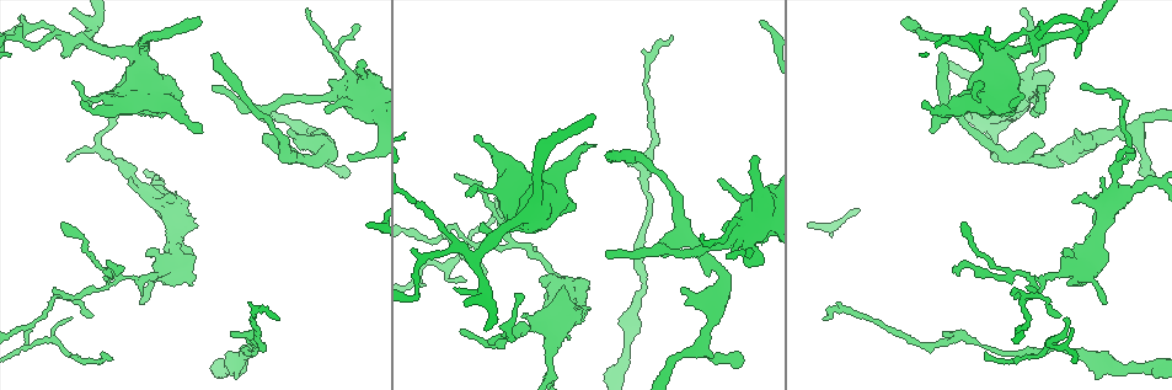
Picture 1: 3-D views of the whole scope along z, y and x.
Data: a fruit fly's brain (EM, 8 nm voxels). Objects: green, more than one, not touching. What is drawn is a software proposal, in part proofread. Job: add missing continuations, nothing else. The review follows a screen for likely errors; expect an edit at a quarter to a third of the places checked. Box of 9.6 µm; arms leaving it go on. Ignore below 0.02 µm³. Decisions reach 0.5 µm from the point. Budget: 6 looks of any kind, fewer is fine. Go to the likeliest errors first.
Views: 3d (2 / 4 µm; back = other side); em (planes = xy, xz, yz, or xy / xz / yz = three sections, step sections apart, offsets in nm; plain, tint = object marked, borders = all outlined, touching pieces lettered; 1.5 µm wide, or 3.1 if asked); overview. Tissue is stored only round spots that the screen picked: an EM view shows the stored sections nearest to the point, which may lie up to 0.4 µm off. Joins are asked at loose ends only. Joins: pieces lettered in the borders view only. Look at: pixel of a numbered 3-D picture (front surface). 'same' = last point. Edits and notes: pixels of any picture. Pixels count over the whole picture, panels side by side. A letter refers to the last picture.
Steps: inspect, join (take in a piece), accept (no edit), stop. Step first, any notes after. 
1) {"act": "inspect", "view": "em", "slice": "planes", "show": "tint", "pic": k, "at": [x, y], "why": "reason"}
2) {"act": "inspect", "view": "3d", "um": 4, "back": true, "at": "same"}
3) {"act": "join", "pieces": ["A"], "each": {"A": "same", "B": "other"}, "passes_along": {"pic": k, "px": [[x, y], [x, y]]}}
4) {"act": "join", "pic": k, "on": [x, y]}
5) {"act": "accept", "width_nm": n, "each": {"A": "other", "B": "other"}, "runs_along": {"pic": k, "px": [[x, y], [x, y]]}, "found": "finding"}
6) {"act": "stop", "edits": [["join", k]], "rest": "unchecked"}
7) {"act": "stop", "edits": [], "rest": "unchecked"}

{"act": "inspect", "view": "em", "slice": "yz", "step": 8, "show": "tint", "pic": 1, "at": [906, 20], "why": "long arm stops here"}

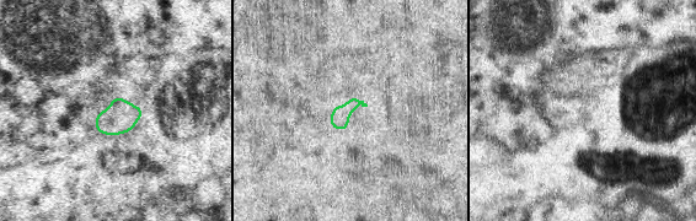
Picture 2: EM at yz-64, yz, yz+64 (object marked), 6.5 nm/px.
{"act": "inspect", "view": "em", "slice": "planes", "show": "borders", "at": "same", "why": "another direction"}

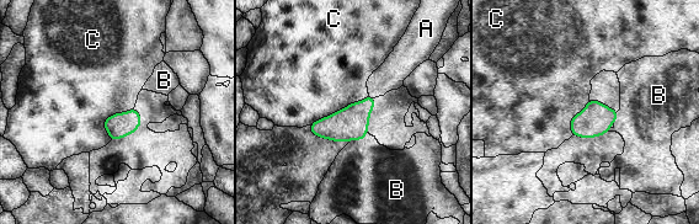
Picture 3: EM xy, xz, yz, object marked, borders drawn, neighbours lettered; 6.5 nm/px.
{"act": "join", "pieces": ["A"], "each": {"A": "same", "B": "other", "C": "other"}, "passes_along": {"pic": 3, "px": [[350, 123], [372, 96], [390, 75]]}, "found": "it goes on there"}

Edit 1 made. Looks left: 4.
{"act": "inspect", "view": "em", "slice": "xz", "step": 4, "show": "tint", "pic": 1, "at": [131, 180], "why": "free end"}

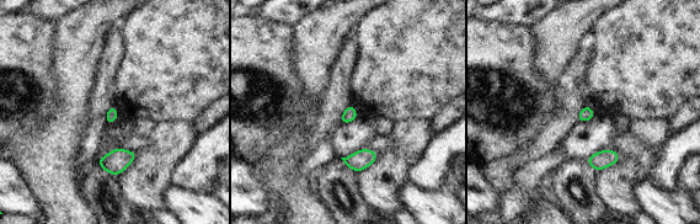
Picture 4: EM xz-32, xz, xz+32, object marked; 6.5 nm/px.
{"act": "inspect", "view": "em", "slice": "yz", "step": 4, "show": "borders", "at": "same"}

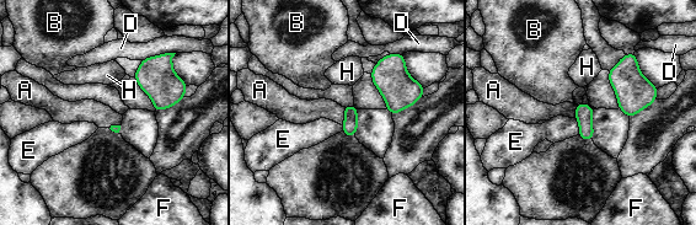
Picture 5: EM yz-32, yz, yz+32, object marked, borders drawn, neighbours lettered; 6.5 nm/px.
{"act": "accept", "each": {"A": "other", "B": "other", "D": "other", "E": "other", "F": "other", "H": "other"}, "border": {"pic": 5, "px": [[344, 107], [344, 122], [342, 124]]}, "found": "no lettered piece goes on from it"}

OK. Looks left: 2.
{"act": "inspect", "view": "em", "slice": "planes", "show": "tint", "pic": 1, "at": [954, 267], "why": "tapers out"}

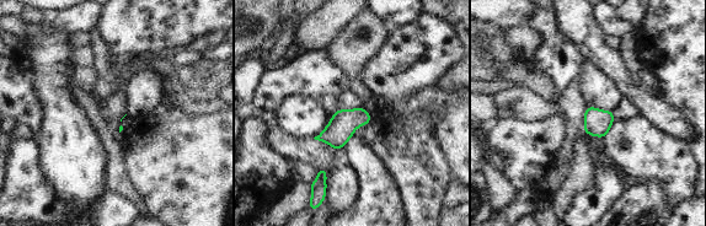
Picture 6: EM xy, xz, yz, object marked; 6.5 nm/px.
{"act": "inspect", "view": "em", "slice": "planes", "show": "borders", "at": "same", "why": "what lies round it"}

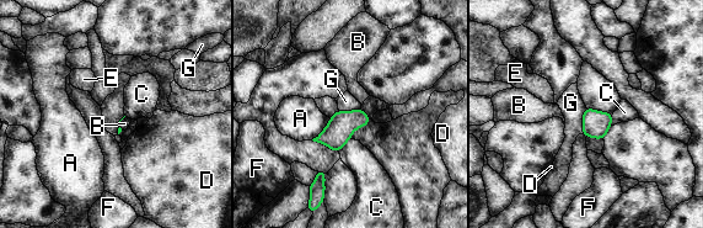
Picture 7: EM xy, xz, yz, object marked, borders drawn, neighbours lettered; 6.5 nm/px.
{"act": "accept", "longest_contact_nm": ["A", 190], "each": {"A": "other", "B": "other", "C": "other", "D": "other", "E": "other", "F": "other", "G": "other"}, "border": {"pic": 7, "px": [[585, 106], [580, 133]]}, "found": "no lettered piece goes on from it"}

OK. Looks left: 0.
{"act": "stop", "edits": [["join", 3]], "rest": "unchecked"}

